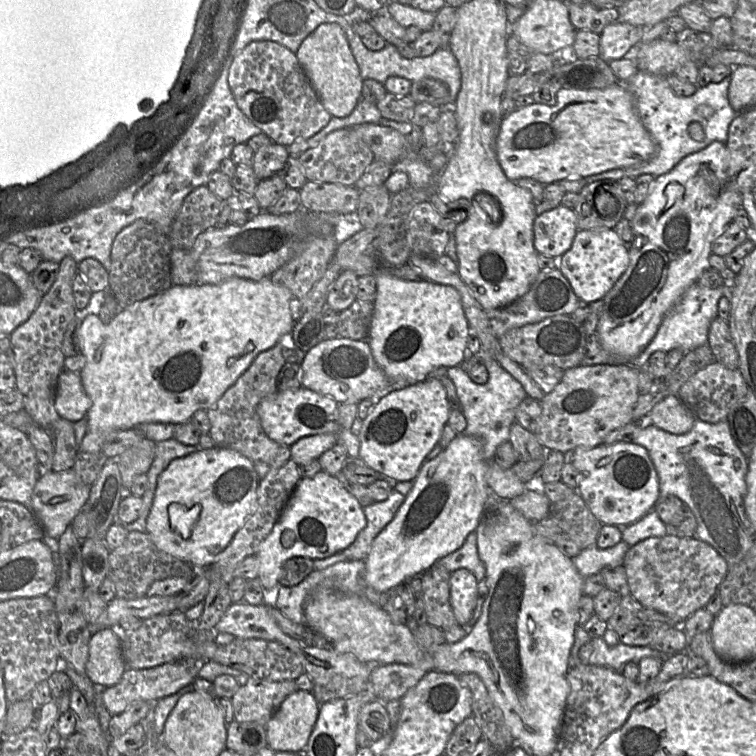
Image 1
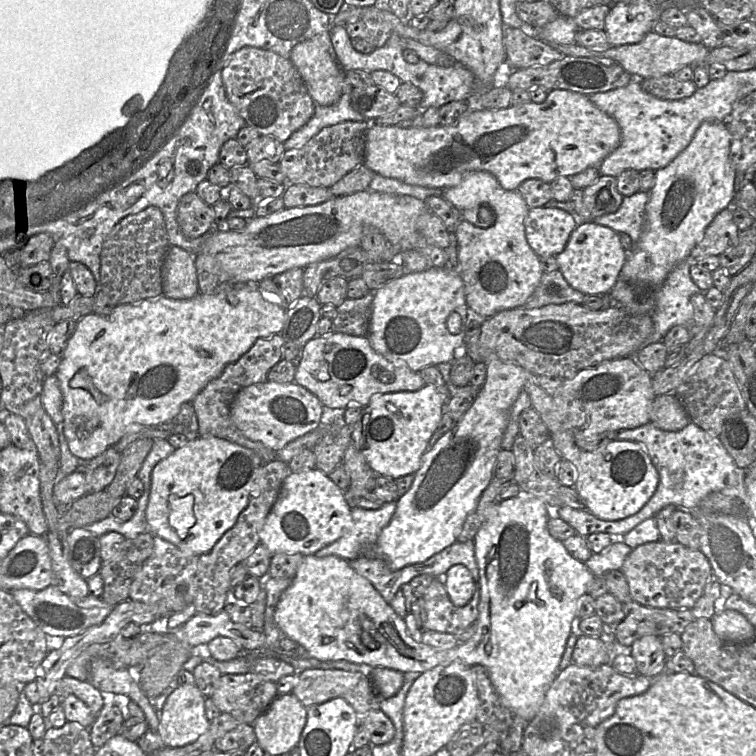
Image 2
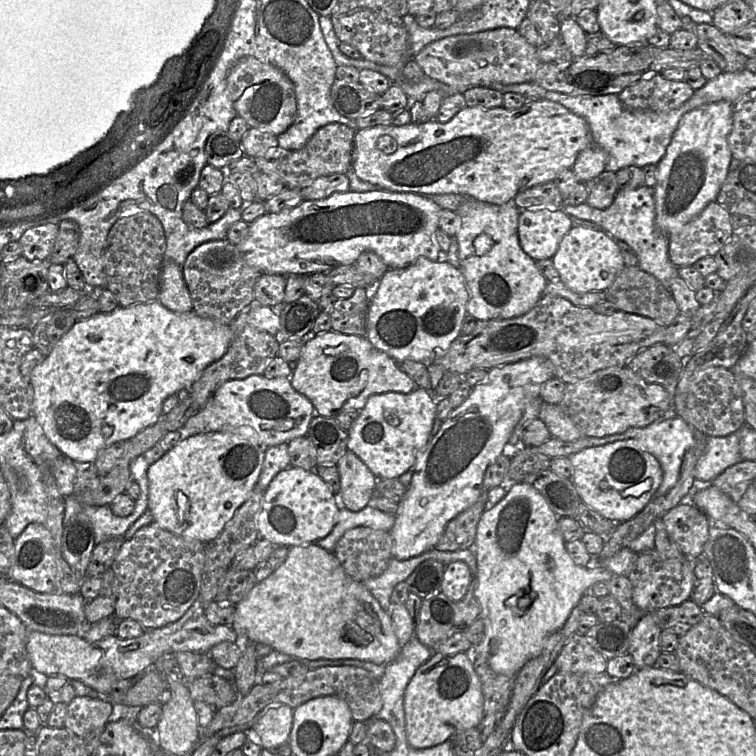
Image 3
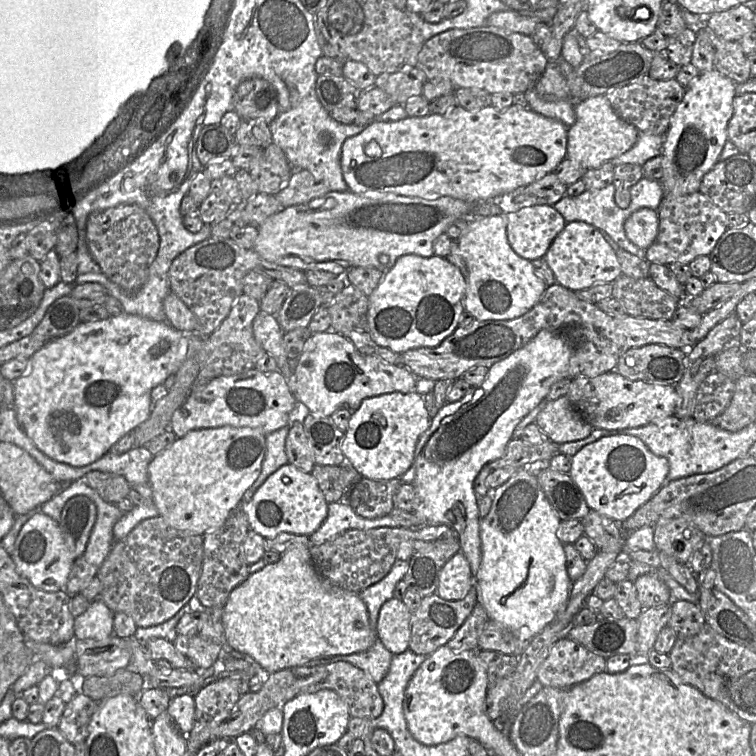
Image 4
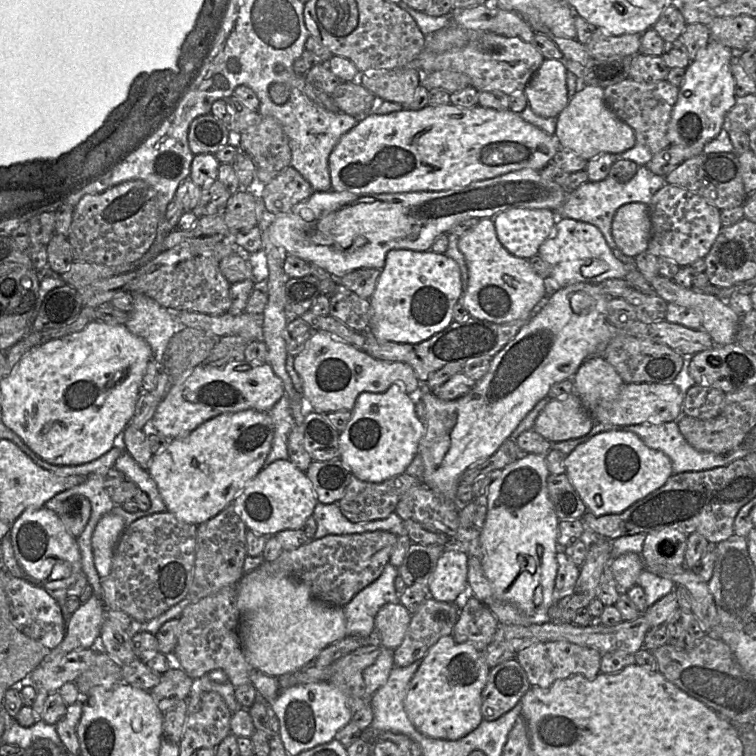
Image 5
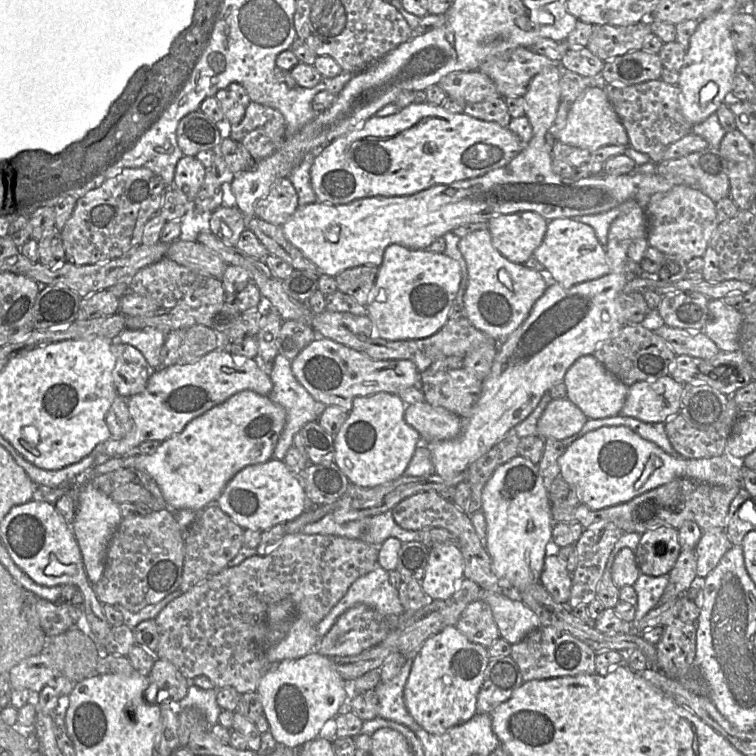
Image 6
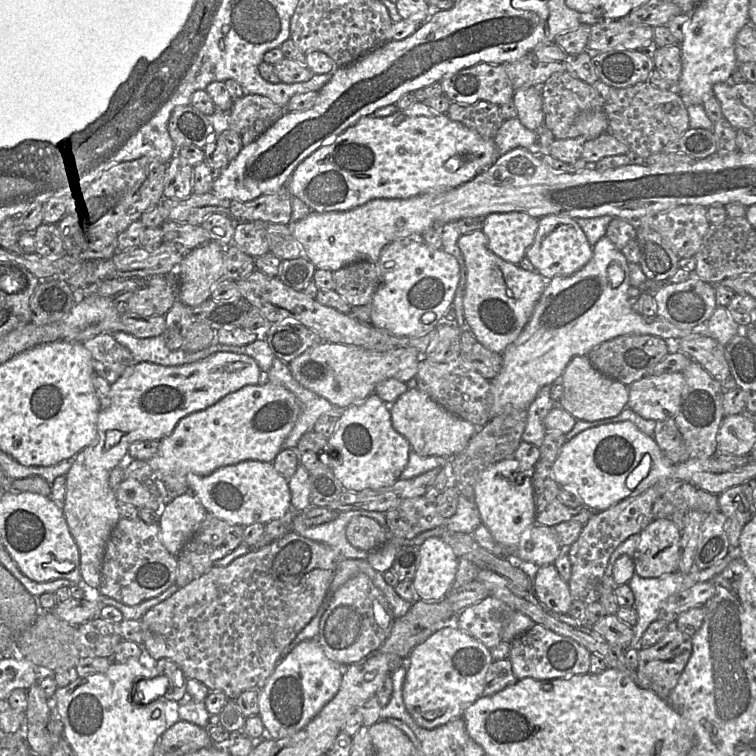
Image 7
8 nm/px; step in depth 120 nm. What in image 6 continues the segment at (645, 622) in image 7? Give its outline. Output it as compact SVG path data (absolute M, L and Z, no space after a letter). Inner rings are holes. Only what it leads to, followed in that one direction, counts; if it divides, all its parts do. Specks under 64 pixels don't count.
M640 574L632 586L638 596L635 619L628 624L629 631L635 631L636 624L653 608L659 605L662 595L669 583L669 574L662 576L649 576Z

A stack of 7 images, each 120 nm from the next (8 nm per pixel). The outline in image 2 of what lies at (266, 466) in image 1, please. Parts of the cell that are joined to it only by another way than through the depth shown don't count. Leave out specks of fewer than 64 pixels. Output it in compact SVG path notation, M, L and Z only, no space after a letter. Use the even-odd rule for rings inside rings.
M281 334L268 338L259 338L253 346L238 360L228 364L223 372L208 382L193 398L192 404L198 419L198 434L204 437L218 437L255 451L262 461L270 462L276 459L276 452L270 450L260 442L247 438L233 423L230 414L231 404L236 394L253 384L268 381L269 370L282 360L283 346L286 340Z

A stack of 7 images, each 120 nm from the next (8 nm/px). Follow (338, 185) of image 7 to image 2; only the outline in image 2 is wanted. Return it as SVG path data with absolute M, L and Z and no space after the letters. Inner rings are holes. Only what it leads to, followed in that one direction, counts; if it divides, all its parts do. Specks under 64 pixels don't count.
M556 89L549 91L545 101L541 103L530 101L528 103L520 105L511 105L507 108L499 110L470 109L469 111L465 112L454 125L403 128L396 124L371 124L366 131L365 139L363 165L365 165L377 175L381 175L387 178L394 178L407 184L444 190L446 188L459 185L465 178L465 176L471 172L486 171L495 176L503 189L514 191L517 190L518 187L527 179L535 178L551 183L560 176L572 177L573 175L580 173L589 167L596 166L599 168L599 164L619 145L621 134L617 122L611 116L594 105L590 101L588 95L563 89Z

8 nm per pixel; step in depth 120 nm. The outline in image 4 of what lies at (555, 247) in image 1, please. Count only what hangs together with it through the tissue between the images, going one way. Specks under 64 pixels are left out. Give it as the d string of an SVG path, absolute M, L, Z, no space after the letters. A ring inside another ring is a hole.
M552 205L524 206L508 211L505 218L511 248L529 261L544 257L567 223Z

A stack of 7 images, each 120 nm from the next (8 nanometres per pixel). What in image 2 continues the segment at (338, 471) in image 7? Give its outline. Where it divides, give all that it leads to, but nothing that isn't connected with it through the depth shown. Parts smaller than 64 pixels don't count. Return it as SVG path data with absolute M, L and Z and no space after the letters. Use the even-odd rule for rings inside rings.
M425 384L417 391L391 392L376 396L363 408L351 433L351 443L375 473L392 479L415 474L428 443L441 421L444 408L435 386Z

